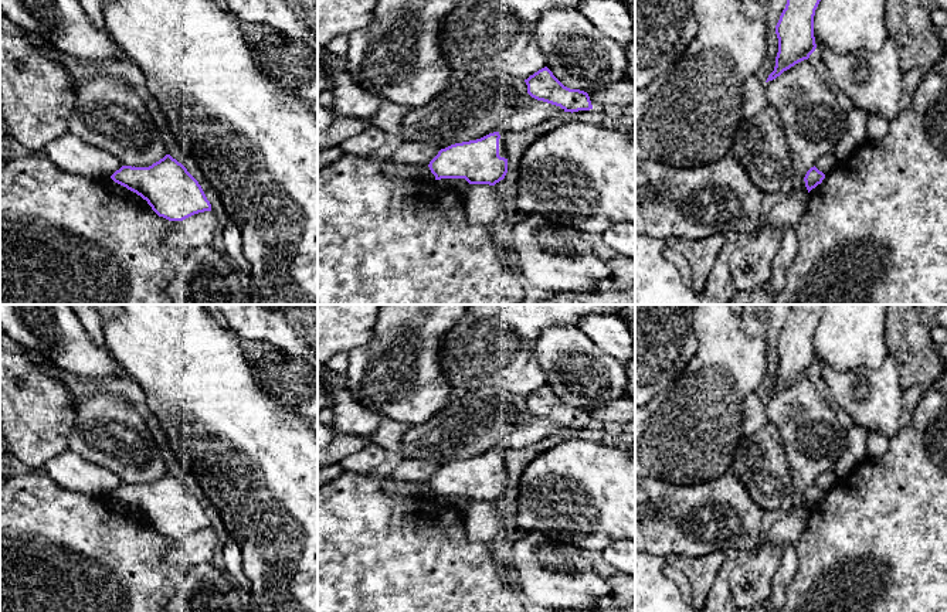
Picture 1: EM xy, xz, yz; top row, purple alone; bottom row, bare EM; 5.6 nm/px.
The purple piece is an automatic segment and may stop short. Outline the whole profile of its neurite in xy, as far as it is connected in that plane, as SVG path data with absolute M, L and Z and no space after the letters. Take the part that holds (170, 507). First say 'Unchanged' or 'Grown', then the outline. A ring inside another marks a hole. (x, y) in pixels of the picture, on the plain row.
Unchanged. M170 472L149 484L122 483L111 496L140 513L159 534L169 538L211 528L198 499Z

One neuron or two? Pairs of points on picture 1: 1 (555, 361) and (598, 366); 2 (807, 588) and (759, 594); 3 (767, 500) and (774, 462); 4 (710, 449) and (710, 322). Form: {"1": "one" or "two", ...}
{"1": "one", "2": "two", "3": "one", "4": "one"}

